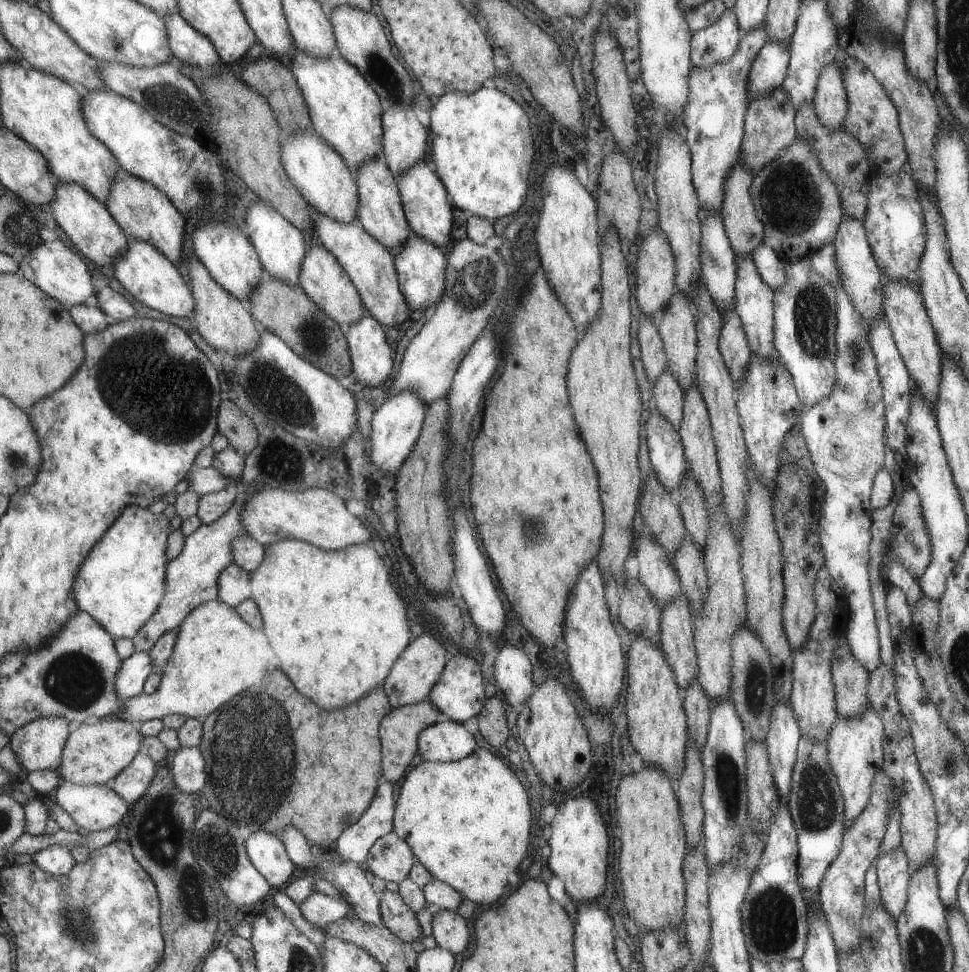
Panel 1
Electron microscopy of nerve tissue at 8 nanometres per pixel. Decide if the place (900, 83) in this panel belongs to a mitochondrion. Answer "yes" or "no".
no

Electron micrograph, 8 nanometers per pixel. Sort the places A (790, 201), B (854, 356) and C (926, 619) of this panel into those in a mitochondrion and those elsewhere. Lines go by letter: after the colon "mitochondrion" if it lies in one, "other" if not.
A: mitochondrion
B: mitochondrion
C: other

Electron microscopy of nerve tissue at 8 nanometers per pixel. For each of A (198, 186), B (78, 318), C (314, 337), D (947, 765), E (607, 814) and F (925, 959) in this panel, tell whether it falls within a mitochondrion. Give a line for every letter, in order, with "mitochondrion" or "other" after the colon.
A: mitochondrion
B: other
C: mitochondrion
D: mitochondrion
E: other
F: mitochondrion

